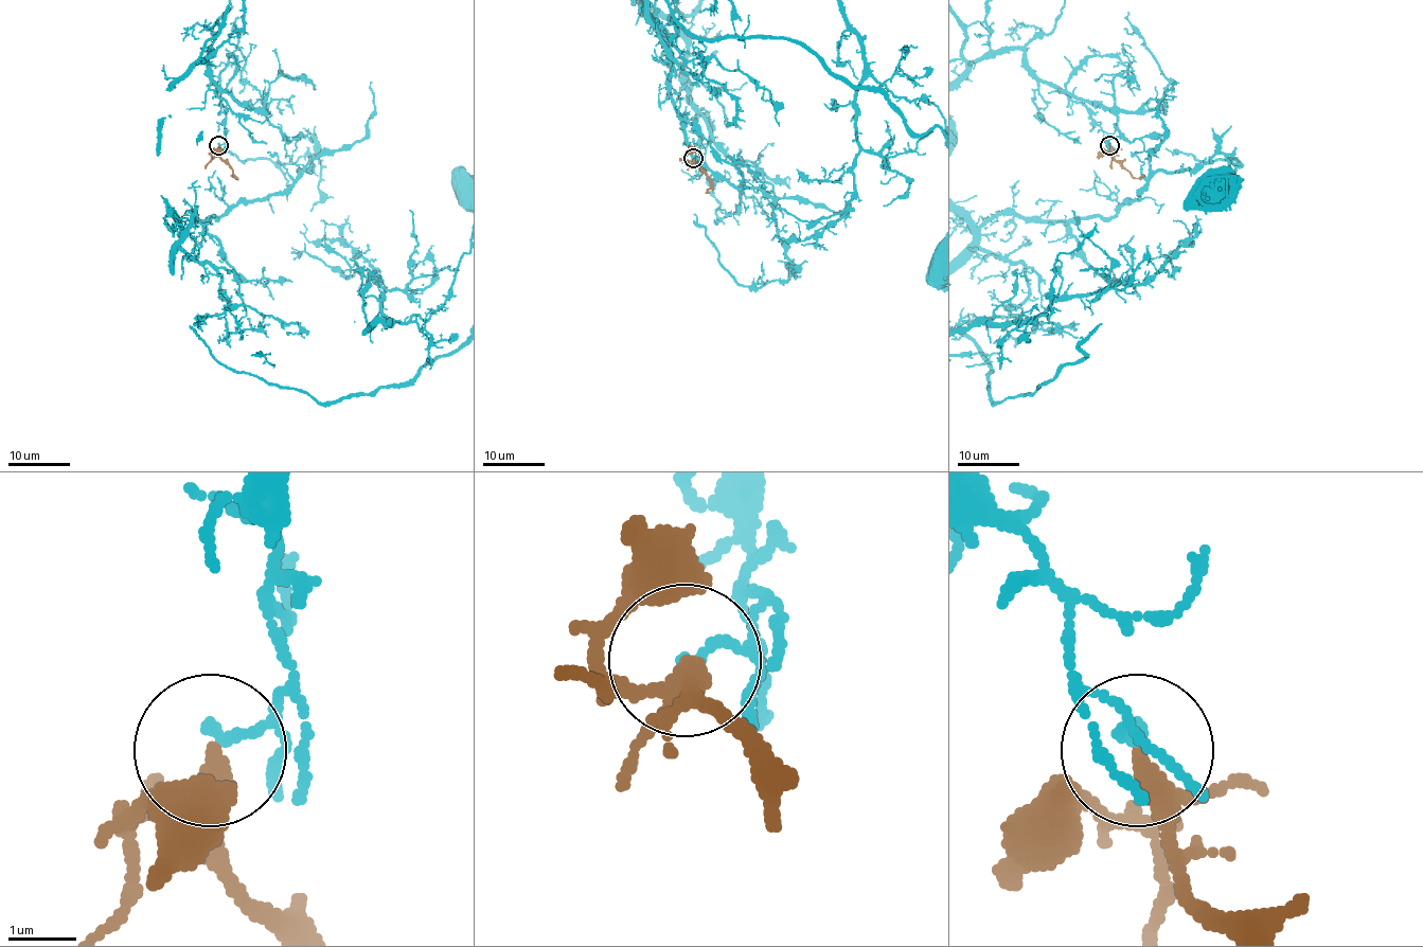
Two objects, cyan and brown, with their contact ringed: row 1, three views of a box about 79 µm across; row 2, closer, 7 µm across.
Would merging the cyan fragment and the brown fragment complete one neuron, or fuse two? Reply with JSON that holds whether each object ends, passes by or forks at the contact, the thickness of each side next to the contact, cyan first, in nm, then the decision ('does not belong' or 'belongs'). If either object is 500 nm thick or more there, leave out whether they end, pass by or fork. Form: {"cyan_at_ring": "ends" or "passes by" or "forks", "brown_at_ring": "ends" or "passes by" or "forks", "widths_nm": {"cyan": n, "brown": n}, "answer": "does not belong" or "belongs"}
{"cyan_at_ring": "passes by", "brown_at_ring": "forks", "widths_nm": {"cyan": 110, "brown": 240}, "answer": "does not belong"}

